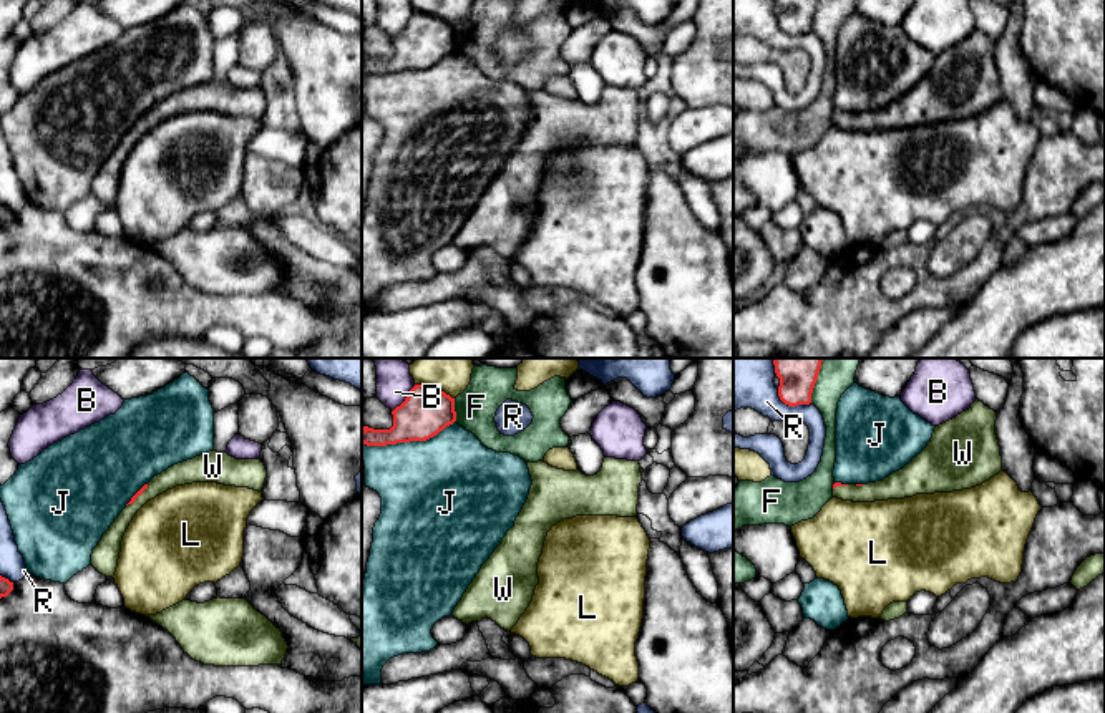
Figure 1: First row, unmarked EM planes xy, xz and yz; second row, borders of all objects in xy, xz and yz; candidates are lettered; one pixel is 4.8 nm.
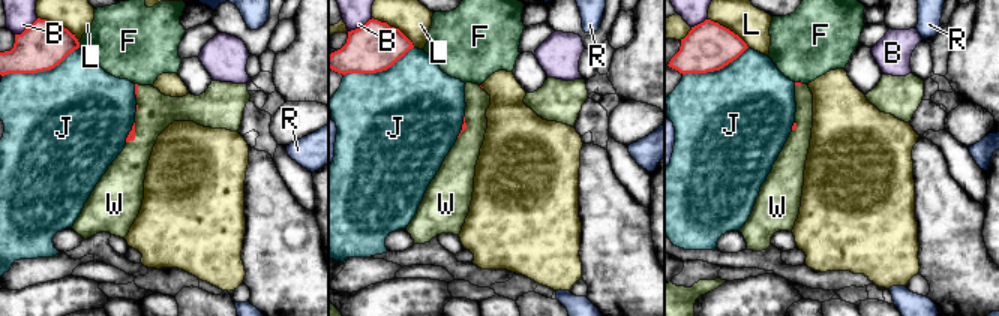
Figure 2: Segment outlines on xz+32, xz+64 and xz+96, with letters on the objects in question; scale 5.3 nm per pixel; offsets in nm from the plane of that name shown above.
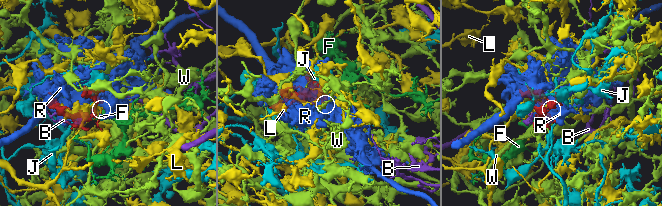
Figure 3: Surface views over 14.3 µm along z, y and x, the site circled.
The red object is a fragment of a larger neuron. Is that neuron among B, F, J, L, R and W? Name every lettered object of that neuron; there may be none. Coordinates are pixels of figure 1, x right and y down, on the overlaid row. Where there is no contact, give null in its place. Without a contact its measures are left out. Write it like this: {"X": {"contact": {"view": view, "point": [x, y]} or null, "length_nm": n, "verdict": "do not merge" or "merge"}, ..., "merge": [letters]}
{"B": {"contact": {"view": "xz", "point": [405, 398]}, "length_nm": 180, "verdict": "do not merge"}, "F": {"contact": {"view": "xz", "point": [453, 410]}, "length_nm": 120, "verdict": "do not merge"}, "J": {"contact": {"view": "xz", "point": [407, 441]}, "length_nm": 460, "verdict": "do not merge"}, "L": {"contact": {"view": "xz", "point": [433, 388]}, "length_nm": 200, "verdict": "do not merge"}, "R": {"contact": {"view": "yz", "point": [790, 405]}, "length_nm": 180, "verdict": "do not merge"}, "W": {"contact": {"view": "xy", "point": [138, 494]}, "length_nm": 160, "verdict": "merge"}, "merge": ["W"]}

